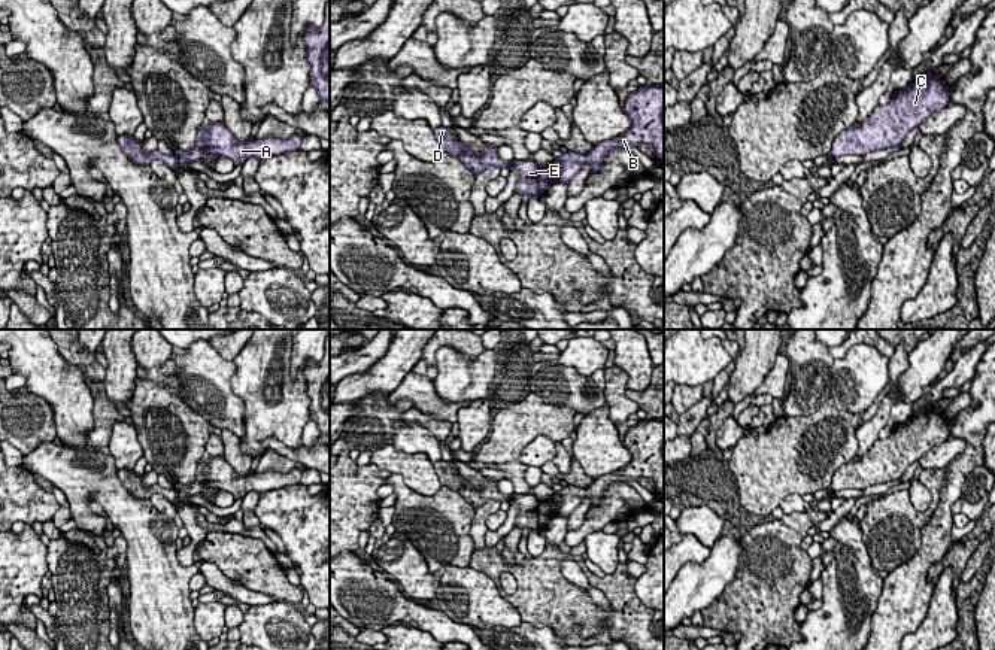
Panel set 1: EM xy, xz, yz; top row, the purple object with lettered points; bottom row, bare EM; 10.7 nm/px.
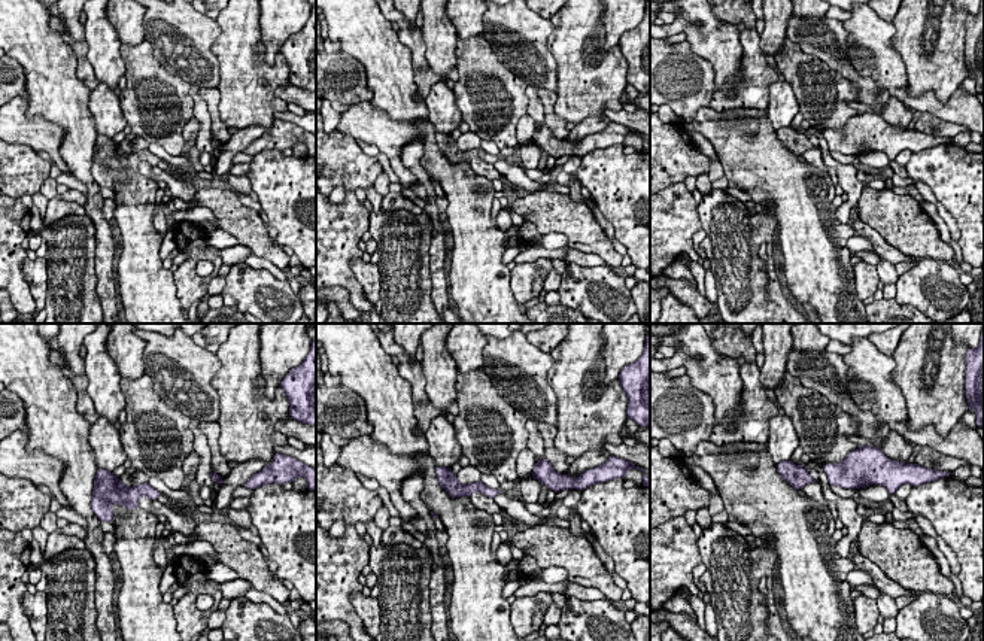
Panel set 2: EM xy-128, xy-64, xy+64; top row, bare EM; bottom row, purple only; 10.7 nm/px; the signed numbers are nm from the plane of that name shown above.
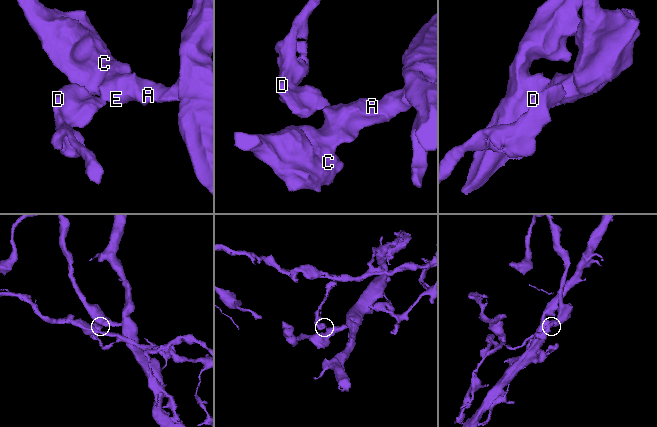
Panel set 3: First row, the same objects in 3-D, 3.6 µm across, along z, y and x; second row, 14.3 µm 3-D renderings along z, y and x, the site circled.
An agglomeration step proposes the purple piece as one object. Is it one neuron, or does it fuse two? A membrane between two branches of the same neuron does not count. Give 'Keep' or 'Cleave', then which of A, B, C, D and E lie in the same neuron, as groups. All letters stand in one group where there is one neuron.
Cleave. Groups: A B C E / D

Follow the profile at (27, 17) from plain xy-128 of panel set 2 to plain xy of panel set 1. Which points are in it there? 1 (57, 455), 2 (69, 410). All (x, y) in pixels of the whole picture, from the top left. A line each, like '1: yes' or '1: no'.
1: no
2: yes

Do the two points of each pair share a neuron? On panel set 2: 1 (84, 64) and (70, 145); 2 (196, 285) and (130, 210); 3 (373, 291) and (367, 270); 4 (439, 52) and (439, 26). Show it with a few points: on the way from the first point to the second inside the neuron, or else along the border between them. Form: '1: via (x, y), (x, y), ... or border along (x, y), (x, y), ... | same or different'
1: border along (70, 46), (76, 58), (76, 76), (82, 82) | different
2: border along (172, 272), (176, 297), (182, 306) | different
3: via (371, 286), (367, 275) | same
4: via (439, 46), (439, 32) | same

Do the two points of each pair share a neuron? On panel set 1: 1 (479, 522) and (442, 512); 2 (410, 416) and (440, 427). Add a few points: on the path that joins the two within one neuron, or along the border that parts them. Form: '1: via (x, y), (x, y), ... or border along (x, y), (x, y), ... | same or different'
1: border along (476, 510), (470, 528), (473, 549) | different
2: via (418, 416), (433, 425) | same

